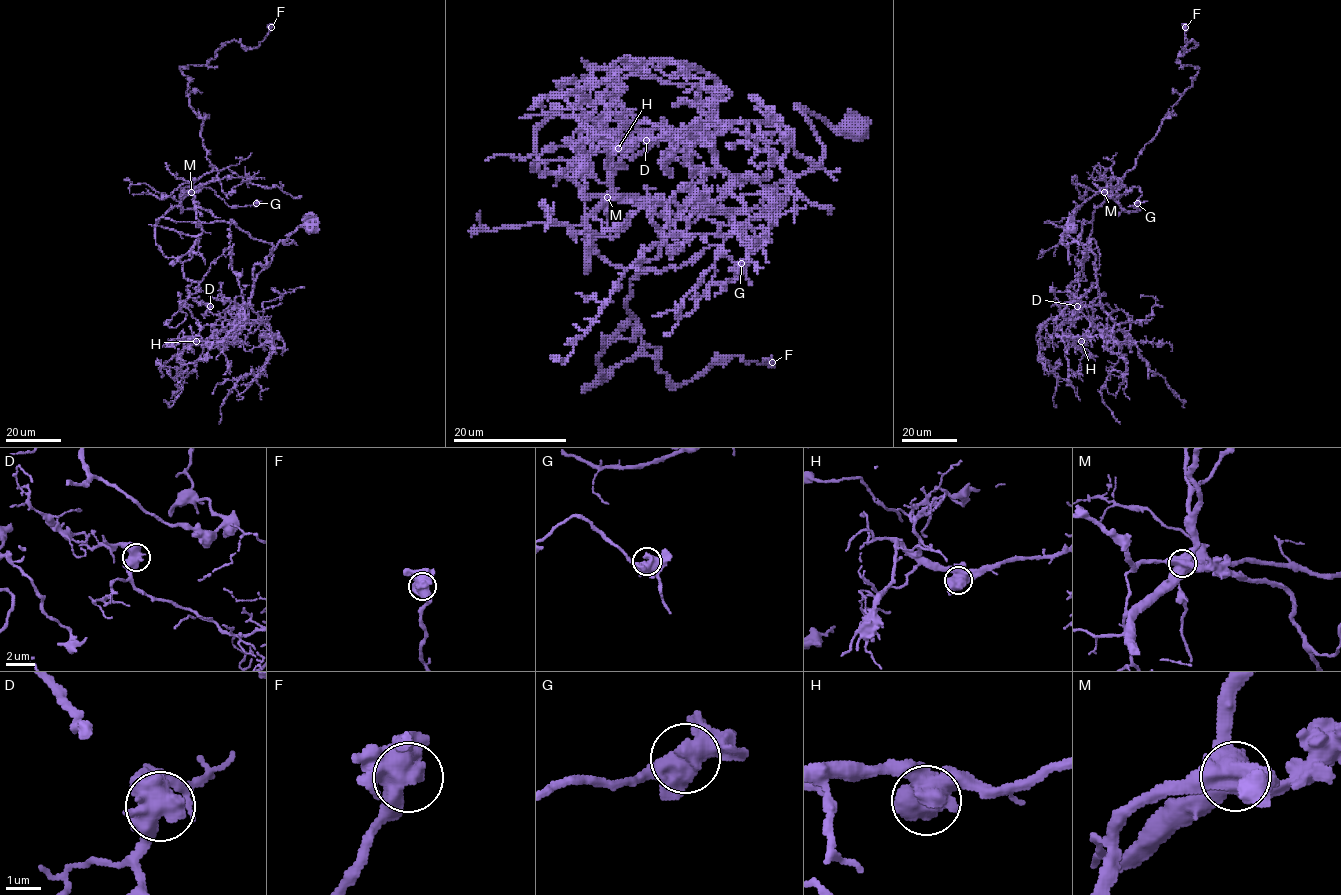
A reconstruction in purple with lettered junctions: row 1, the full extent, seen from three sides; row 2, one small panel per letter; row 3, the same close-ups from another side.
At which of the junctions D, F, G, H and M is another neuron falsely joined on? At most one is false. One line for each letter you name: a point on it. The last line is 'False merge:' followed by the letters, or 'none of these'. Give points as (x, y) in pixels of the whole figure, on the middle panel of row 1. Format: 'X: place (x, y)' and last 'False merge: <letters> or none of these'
M: place (607, 197)
False merge: M

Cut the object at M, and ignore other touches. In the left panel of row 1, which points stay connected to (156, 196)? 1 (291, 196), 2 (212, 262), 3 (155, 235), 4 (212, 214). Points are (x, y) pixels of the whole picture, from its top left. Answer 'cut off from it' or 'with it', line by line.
1: with it
2: cut off from it
3: cut off from it
4: with it

